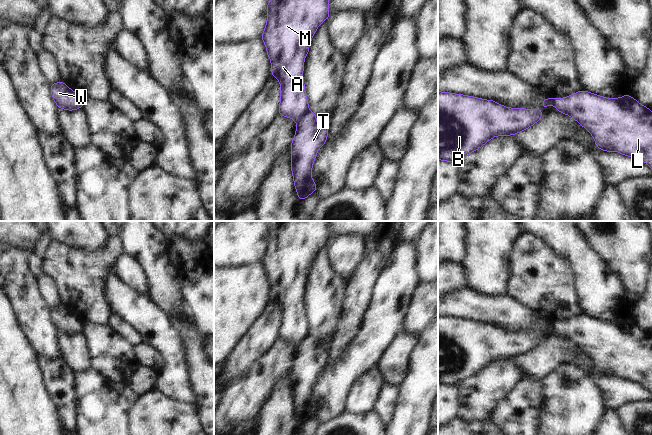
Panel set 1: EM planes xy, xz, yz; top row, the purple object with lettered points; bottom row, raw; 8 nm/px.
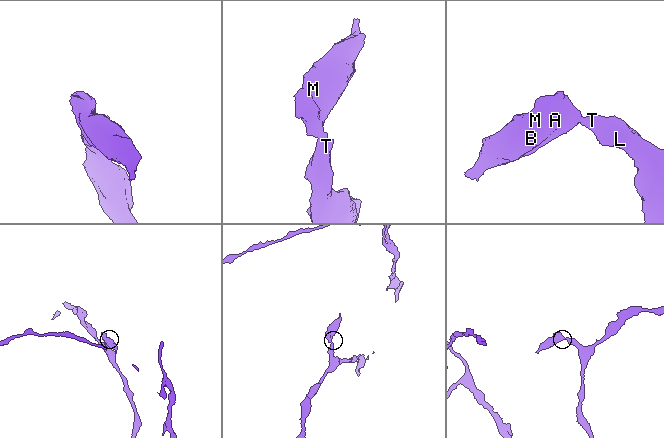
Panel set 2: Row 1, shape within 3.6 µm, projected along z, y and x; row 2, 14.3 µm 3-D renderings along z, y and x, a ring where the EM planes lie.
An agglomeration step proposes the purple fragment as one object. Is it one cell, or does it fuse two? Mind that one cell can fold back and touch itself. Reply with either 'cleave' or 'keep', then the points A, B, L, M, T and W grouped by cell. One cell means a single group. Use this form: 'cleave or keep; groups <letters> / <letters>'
cleave; groups A B M W / L T

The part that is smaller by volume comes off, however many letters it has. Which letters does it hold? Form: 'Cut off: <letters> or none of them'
Cut off: A, B, M, W

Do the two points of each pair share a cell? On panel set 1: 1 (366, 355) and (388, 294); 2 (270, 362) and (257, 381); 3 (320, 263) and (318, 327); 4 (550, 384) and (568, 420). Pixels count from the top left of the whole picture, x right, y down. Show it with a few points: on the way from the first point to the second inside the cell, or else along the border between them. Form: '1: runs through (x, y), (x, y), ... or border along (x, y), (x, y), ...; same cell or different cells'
1: runs through (371, 340), (383, 319), (386, 309); same cell
2: runs through (270, 367), (262, 376); same cell
3: runs through (320, 279), (320, 311); same cell
4: runs through (559, 393), (568, 402), (568, 411); same cell

